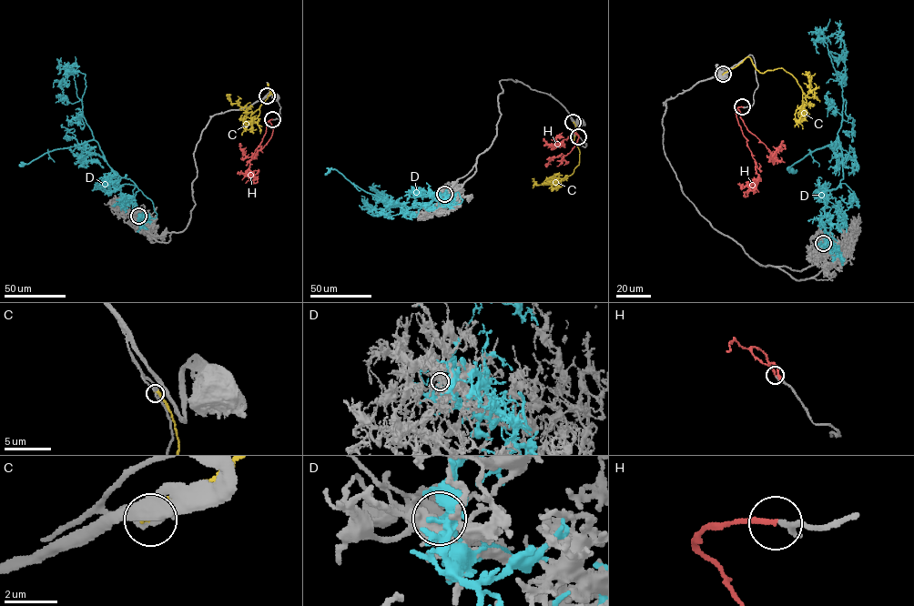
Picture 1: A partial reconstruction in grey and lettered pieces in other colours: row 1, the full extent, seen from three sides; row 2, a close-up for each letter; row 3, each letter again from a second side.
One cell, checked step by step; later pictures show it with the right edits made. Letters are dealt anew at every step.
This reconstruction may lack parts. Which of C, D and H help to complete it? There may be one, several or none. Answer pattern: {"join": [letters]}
{"join": ["H"]}

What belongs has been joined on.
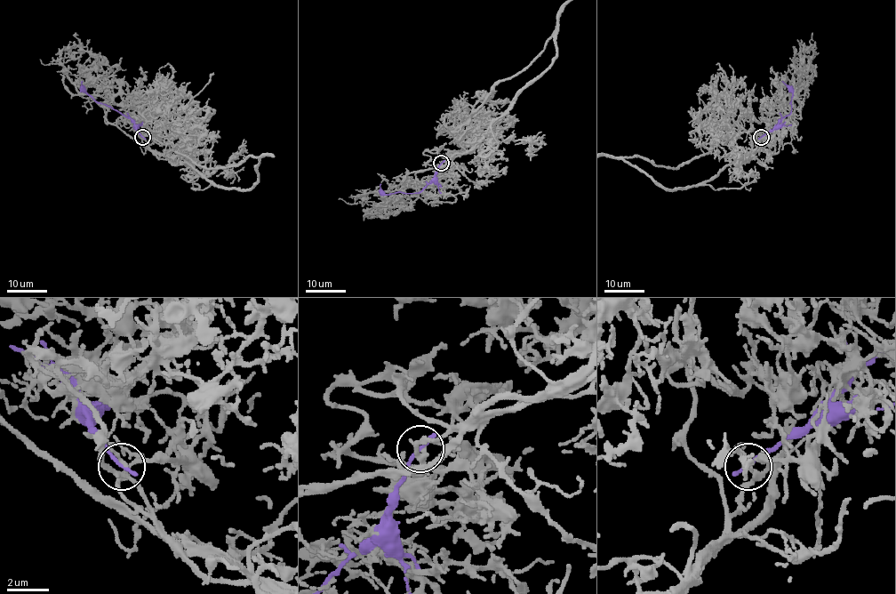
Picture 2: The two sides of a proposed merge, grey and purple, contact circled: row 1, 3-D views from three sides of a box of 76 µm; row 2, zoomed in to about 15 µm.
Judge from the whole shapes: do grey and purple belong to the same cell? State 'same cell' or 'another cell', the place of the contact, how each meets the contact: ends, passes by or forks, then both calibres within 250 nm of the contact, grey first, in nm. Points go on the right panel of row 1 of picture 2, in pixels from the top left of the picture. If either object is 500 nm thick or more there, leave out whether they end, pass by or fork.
another cell; place (761, 137); grey passes by; purple ends; calibres 220 and 200 nm

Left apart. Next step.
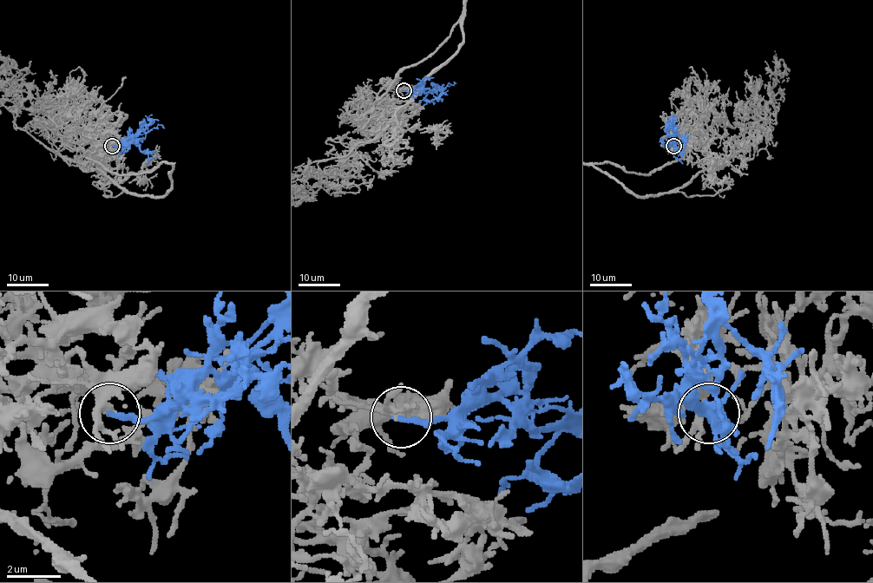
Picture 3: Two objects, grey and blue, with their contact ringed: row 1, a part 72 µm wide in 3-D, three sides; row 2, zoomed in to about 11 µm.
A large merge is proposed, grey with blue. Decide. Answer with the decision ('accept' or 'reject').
accept

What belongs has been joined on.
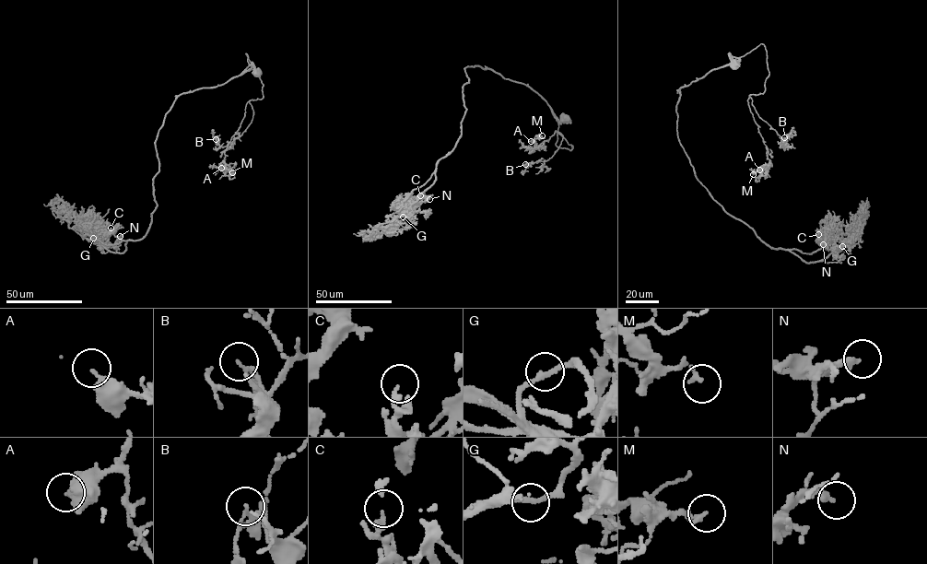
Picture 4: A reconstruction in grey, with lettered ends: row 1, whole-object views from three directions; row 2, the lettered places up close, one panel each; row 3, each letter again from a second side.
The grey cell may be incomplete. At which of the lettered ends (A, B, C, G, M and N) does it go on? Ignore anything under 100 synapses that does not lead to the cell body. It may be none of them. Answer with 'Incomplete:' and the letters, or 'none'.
Incomplete: G

